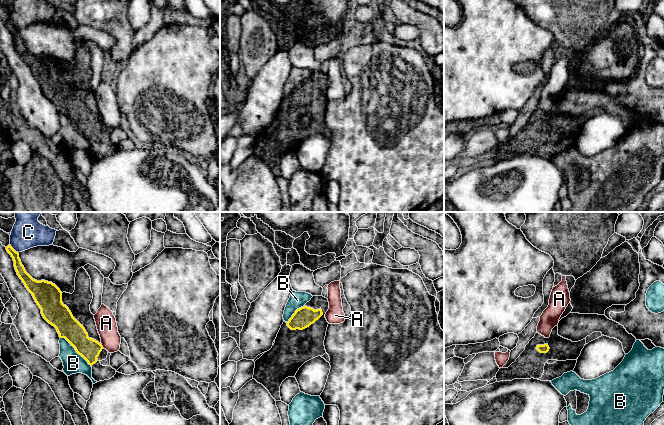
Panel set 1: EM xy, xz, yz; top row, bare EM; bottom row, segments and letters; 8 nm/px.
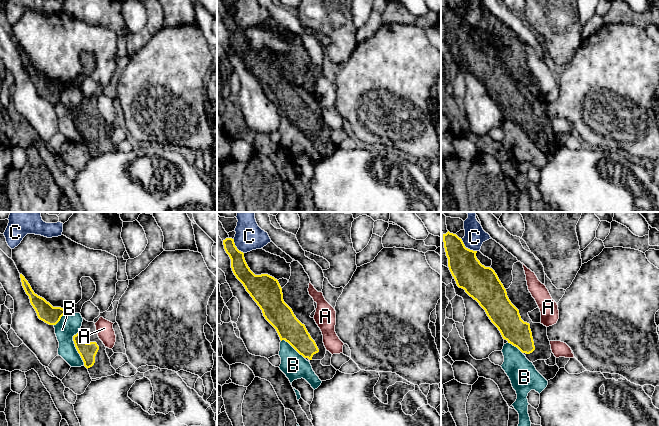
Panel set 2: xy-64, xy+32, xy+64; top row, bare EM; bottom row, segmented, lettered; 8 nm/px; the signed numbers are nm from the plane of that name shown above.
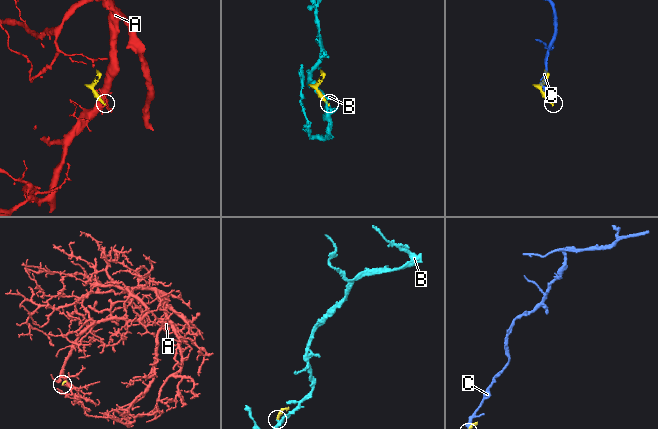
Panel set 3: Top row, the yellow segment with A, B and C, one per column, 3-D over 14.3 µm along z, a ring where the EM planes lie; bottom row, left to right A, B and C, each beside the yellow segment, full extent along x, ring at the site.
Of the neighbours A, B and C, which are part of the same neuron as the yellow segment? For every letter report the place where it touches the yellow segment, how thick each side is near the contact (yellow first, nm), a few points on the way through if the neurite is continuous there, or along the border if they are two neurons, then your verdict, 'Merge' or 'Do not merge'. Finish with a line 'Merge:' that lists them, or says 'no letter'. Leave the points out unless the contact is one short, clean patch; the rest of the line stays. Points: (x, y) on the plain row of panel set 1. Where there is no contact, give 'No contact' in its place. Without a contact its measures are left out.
A: Touches yellow at xy (102, 122). Thickness 170 nm (yellow) against 160 nm. Boundary: xy (101, 121), (103, 123). Do not merge
B: Touches yellow at xy (75, 125). Thickness 180 nm (yellow) against 170 nm. Do not merge
C: Touches yellow at xy (13, 25). Thickness 80 nm (yellow) against 200 nm. Boundary: xy (10, 20), (18, 29). Do not merge
Merge: no letter

